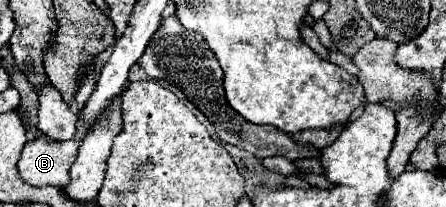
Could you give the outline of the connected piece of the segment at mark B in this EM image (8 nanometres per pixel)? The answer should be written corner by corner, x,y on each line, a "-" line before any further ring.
46,136
30,138
18,162
20,178
30,186
66,186
70,180
68,170
78,154
78,144
76,138
68,142
50,140

